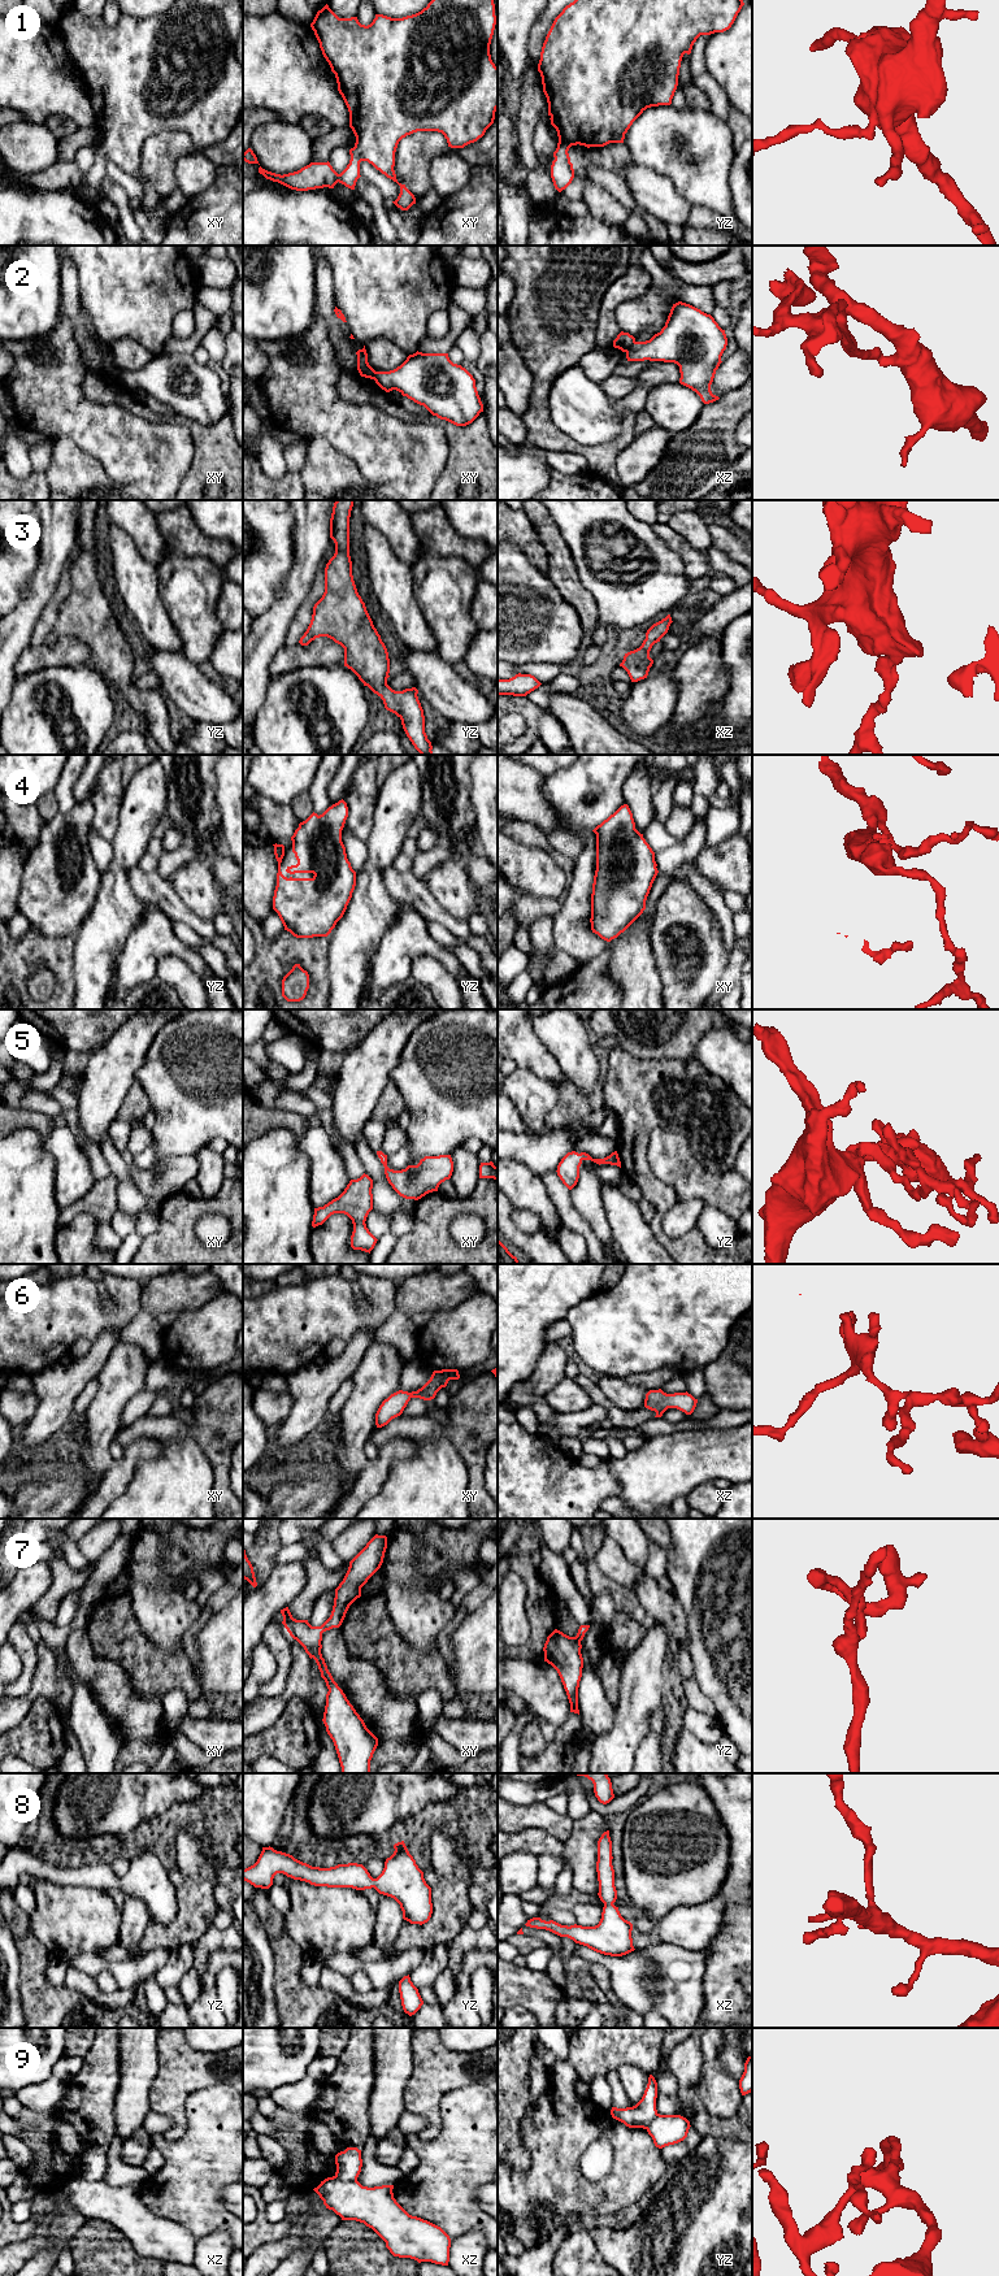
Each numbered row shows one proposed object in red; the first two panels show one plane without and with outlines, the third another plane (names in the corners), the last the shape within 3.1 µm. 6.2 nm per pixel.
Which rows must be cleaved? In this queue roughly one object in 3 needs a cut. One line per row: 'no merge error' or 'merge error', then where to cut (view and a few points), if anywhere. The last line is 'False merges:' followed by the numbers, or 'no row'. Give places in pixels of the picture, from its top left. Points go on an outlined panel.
1: no merge error; cut none
2: merge error; cut xz (635, 342), (625, 351)
3: no merge error; cut none
4: no merge error; cut none
5: no merge error; cut none
6: no merge error; cut none
7: no merge error; cut none
8: no merge error; cut none
9: merge error; cut xz (334, 2176), (342, 2180), (356, 2180)
False merges: 2, 9

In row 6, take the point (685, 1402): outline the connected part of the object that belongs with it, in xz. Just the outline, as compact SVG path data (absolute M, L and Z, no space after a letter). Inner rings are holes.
M661 1389L650 1390L646 1394L644 1407L655 1411L655 1417L661 1417L668 1408L677 1408L686 1415L691 1415L696 1407L698 1399L691 1394L686 1393L674 1393L666 1394Z

